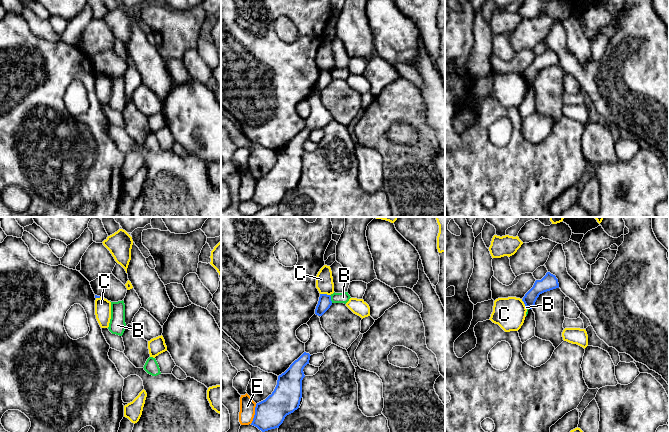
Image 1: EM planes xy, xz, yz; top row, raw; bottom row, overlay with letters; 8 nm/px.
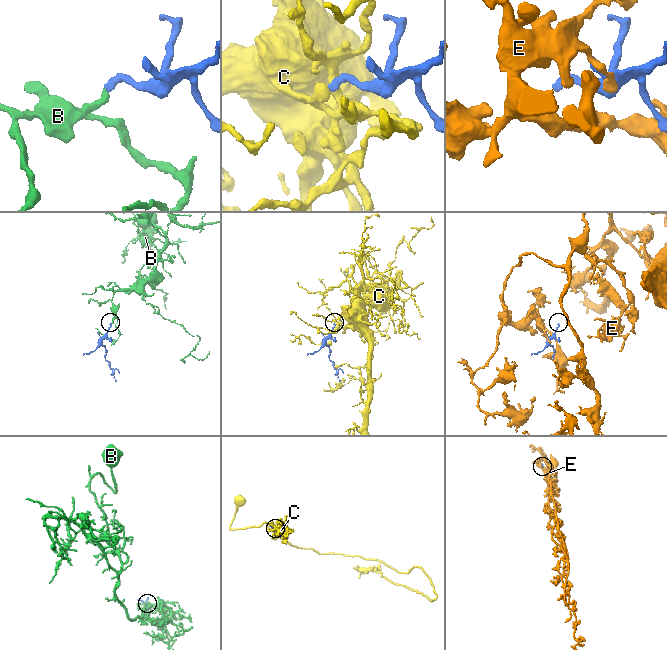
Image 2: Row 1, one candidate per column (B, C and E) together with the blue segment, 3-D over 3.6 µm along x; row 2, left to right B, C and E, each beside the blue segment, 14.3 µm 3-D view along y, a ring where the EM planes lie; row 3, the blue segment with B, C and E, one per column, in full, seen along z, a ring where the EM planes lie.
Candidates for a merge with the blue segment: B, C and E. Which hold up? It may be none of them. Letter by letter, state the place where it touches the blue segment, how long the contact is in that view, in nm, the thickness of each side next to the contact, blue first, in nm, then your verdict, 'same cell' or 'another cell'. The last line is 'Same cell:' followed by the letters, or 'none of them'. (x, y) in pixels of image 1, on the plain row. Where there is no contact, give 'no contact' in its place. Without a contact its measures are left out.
B: meets blue in xz at (330, 75); contact 70 nm long; 110 nm thick on the blue side, 90 nm on the other; another cell
C: meets blue in xz at (325, 70); contact 80 nm long; 110 nm thick on the blue side, 140 nm on the other; another cell
E: meets blue in xz at (255, 190); contact 170 nm long; 240 nm thick on the blue side, 130 nm on the other; another cell
Same cell: none of them

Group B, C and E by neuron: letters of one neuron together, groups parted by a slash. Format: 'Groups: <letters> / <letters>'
Groups: B / C / E

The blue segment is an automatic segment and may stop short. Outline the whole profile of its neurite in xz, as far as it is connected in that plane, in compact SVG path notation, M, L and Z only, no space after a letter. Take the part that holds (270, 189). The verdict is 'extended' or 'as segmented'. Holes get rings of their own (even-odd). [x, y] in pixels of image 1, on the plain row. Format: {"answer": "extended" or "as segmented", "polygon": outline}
{"answer": "as segmented", "polygon": "M304 128L278 152L277 161L265 176L256 180L251 201L262 208L279 204L285 193L299 184L302 174L303 145L309 140L310 130Z"}

